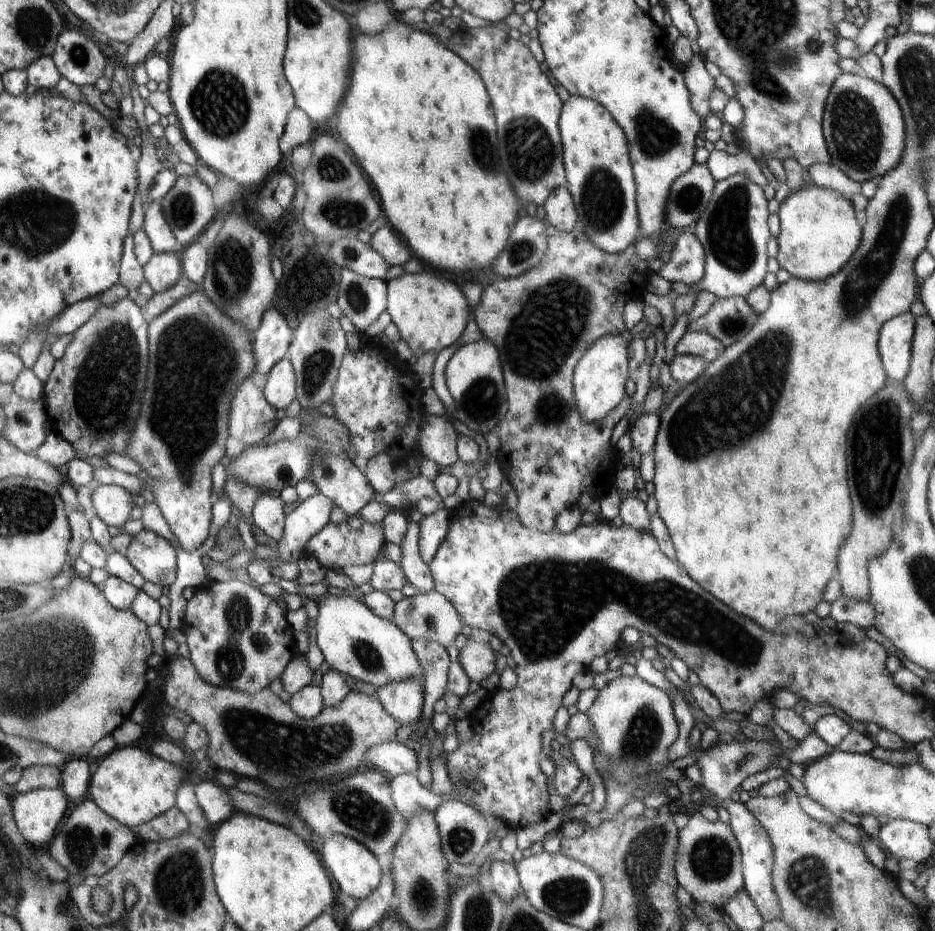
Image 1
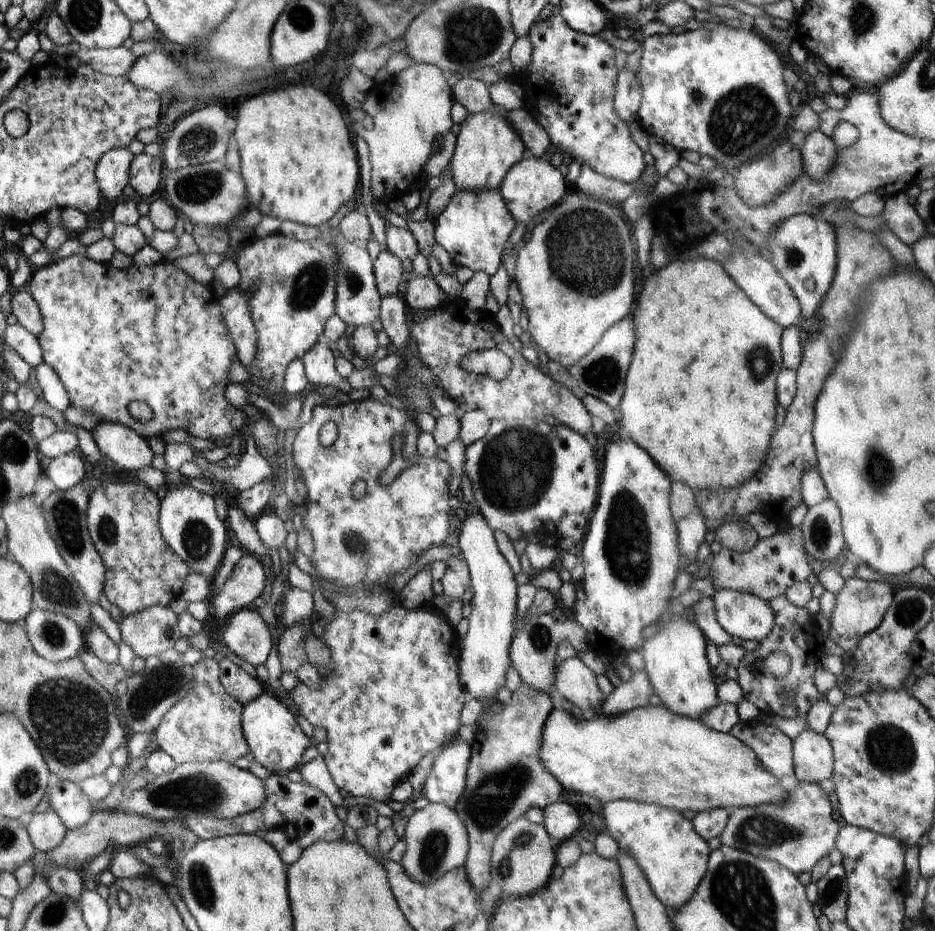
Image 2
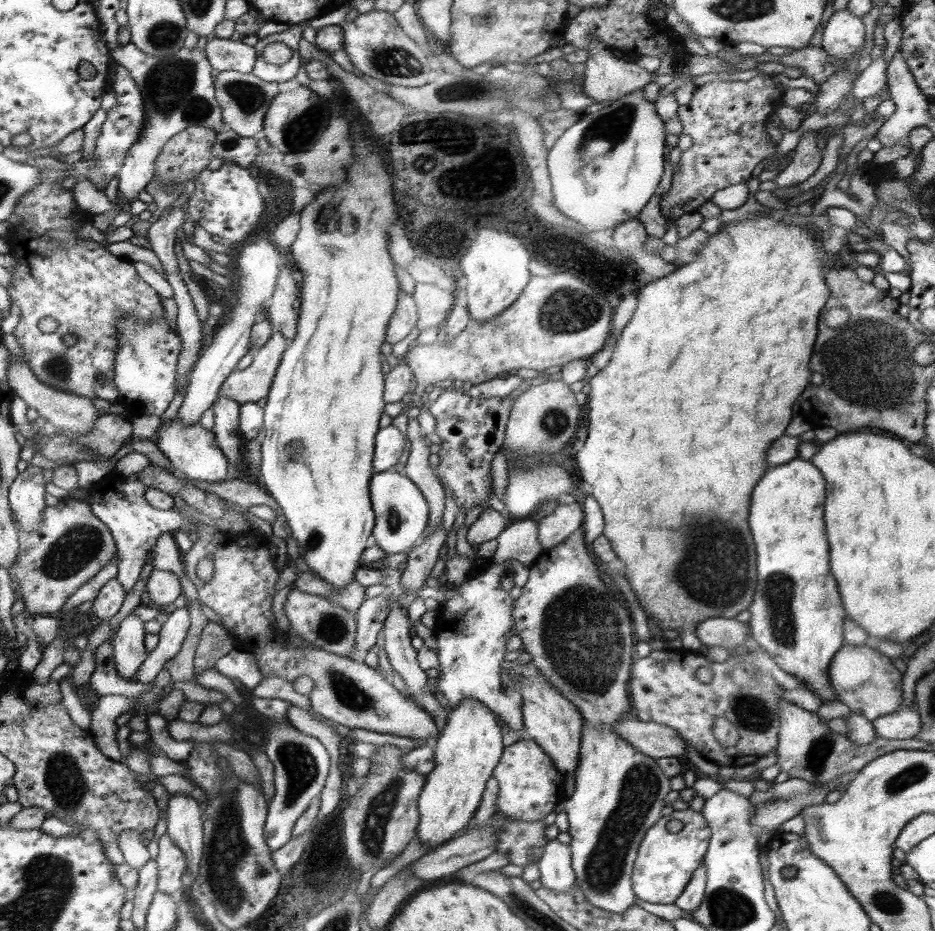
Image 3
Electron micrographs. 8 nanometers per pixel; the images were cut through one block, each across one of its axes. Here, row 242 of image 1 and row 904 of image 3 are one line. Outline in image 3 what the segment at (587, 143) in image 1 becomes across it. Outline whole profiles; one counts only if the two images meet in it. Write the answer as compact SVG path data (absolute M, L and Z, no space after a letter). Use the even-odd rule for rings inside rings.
M580 527L575 533L572 533L570 537L565 538L564 542L559 545L553 546L551 549L545 549L540 553L540 556L528 567L529 574L526 578L525 585L521 588L521 596L516 598L514 602L514 608L512 608L512 618L514 625L514 634L518 635L522 639L523 650L525 650L530 656L532 656L531 663L539 670L552 684L553 688L567 698L576 708L580 711L583 716L584 724L581 730L581 747L579 761L575 772L575 789L572 796L567 801L561 801L556 807L555 811L558 814L560 810L563 813L568 814L568 833L572 840L570 850L572 850L572 868L575 873L576 887L594 906L613 912L616 914L622 914L626 909L630 909L635 904L637 896L634 895L632 886L632 874L637 858L637 853L646 835L646 832L652 828L660 818L662 818L661 811L665 806L666 794L670 792L670 777L664 775L664 772L656 763L657 759L649 757L648 755L642 754L637 751L627 740L621 738L621 736L613 729L615 728L615 722L620 722L622 714L626 712L632 712L631 700L629 698L629 680L631 677L632 665L635 657L634 650L634 632L632 632L632 622L630 622L630 616L626 616L626 608L612 596L608 594L608 588L604 585L600 579L600 575L597 569L597 564L590 558L587 553L587 547L585 545L585 538L583 537L585 530Z

